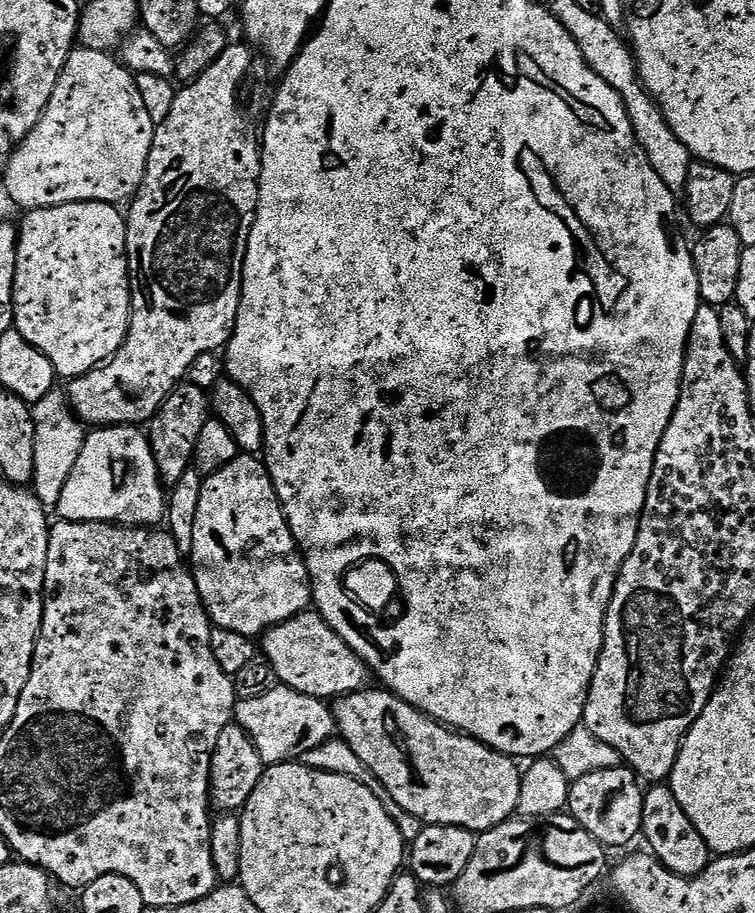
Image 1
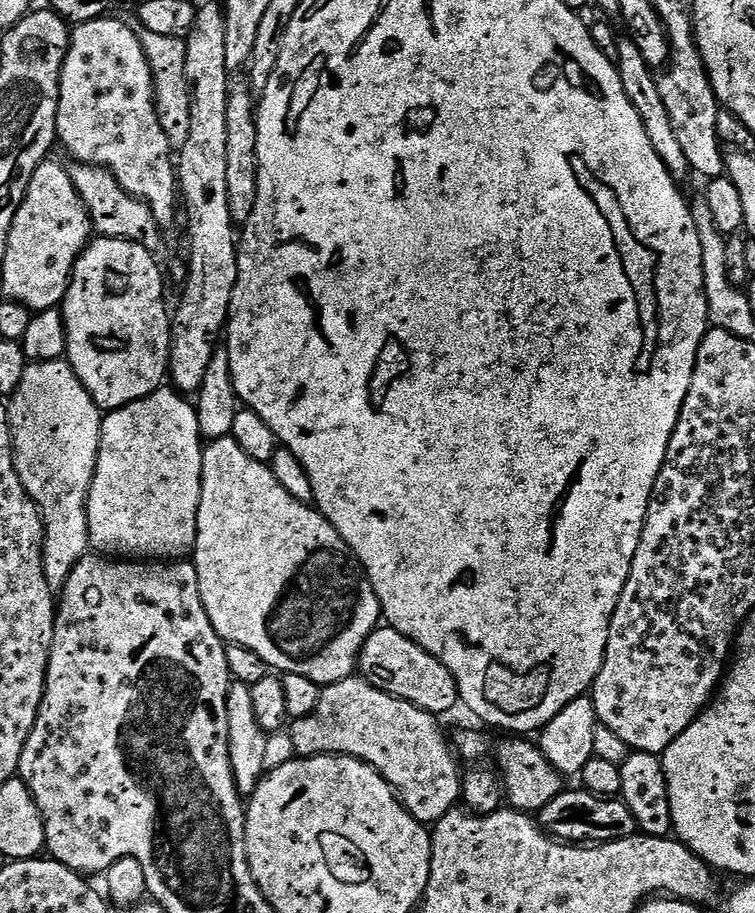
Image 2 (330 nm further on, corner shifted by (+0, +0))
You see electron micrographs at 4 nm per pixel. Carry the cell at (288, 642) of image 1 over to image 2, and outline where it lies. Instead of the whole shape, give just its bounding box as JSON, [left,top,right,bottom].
[358,626,461,718]

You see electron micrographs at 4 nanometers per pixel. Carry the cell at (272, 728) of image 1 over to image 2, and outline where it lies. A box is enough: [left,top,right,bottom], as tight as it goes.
[290,675,462,826]

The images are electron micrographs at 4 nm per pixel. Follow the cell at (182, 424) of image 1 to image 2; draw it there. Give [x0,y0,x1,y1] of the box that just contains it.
[168,3,238,394]

